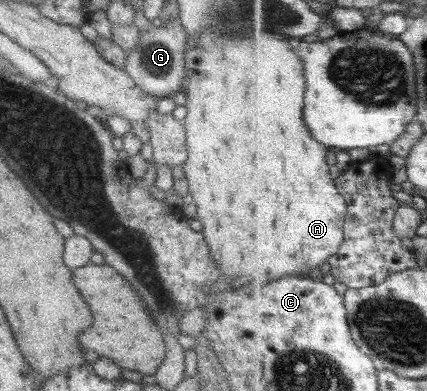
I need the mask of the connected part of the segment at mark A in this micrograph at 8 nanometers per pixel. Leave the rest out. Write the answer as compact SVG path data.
M205 29L198 34L192 34L186 40L184 73L187 76L187 85L183 90L186 96L184 105L186 115L182 124L188 155L182 163L182 167L188 192L196 206L195 218L203 224L203 230L200 233L205 238L205 242L209 242L207 244L209 258L213 258L213 262L219 268L219 272L223 274L223 278L231 278L231 280L243 278L243 282L251 282L251 284L269 284L288 276L309 277L311 270L328 262L340 251L341 245L344 243L344 224L348 201L340 193L340 189L335 186L335 180L331 180L329 162L327 162L329 148L312 137L312 132L304 121L306 76L304 64L294 50L295 47L296 44L293 45L291 40L285 38L281 33L271 33L270 31L263 31L263 33L255 31L255 33L249 33L247 38L235 38L234 34L222 34L222 32L212 32L211 29Z

